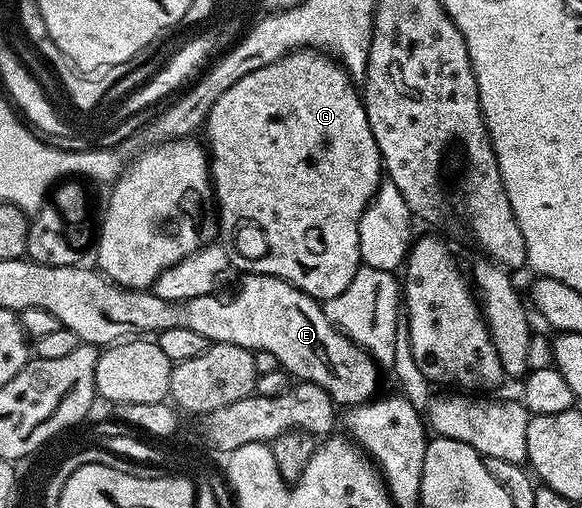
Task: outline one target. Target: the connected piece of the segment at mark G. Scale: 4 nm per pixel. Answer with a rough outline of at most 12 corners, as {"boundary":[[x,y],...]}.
{"boundary":[[301,48],[205,144],[243,274],[330,302],[385,176],[356,85]]}

